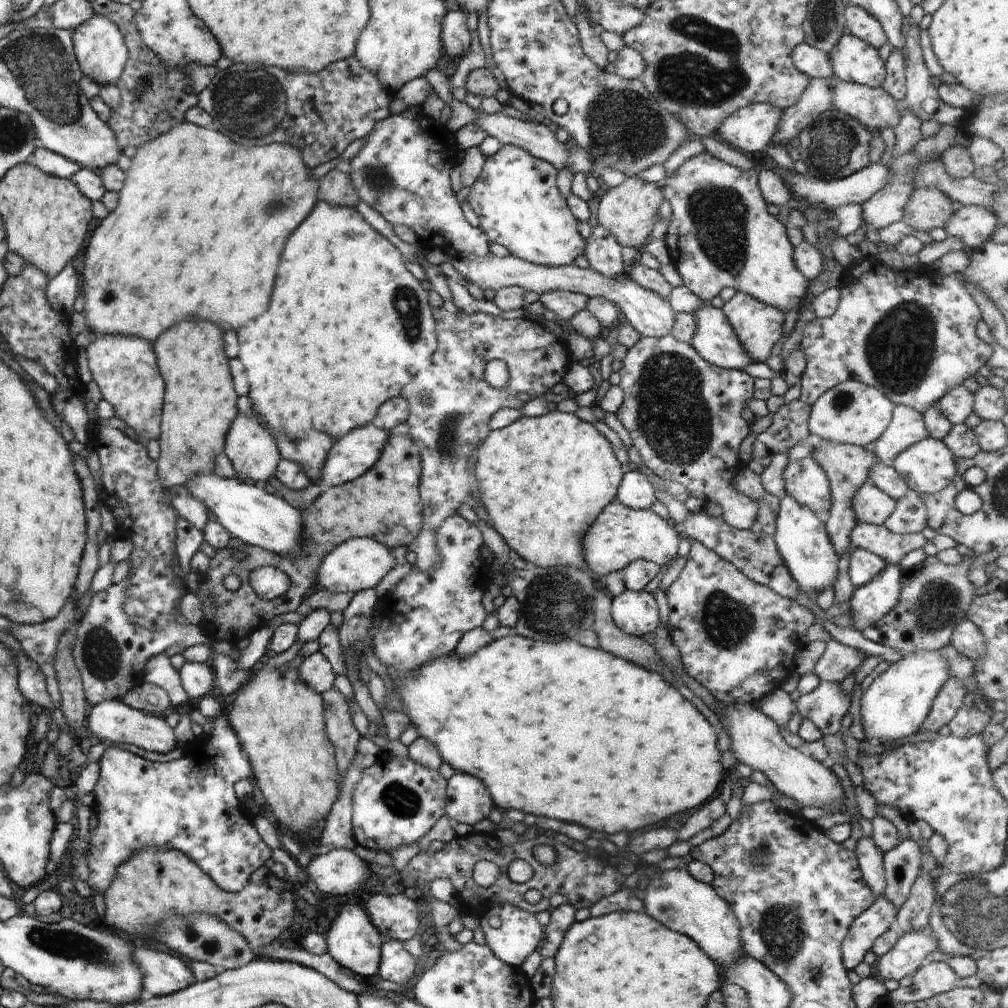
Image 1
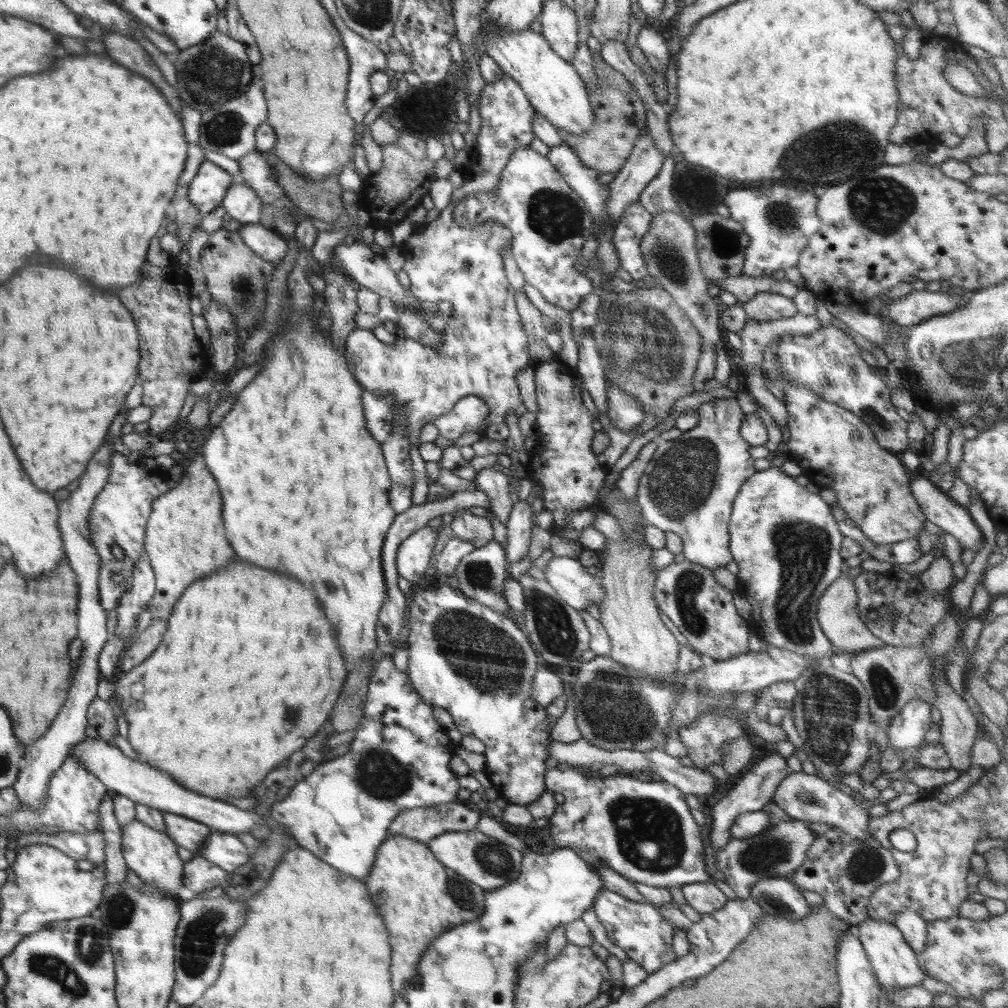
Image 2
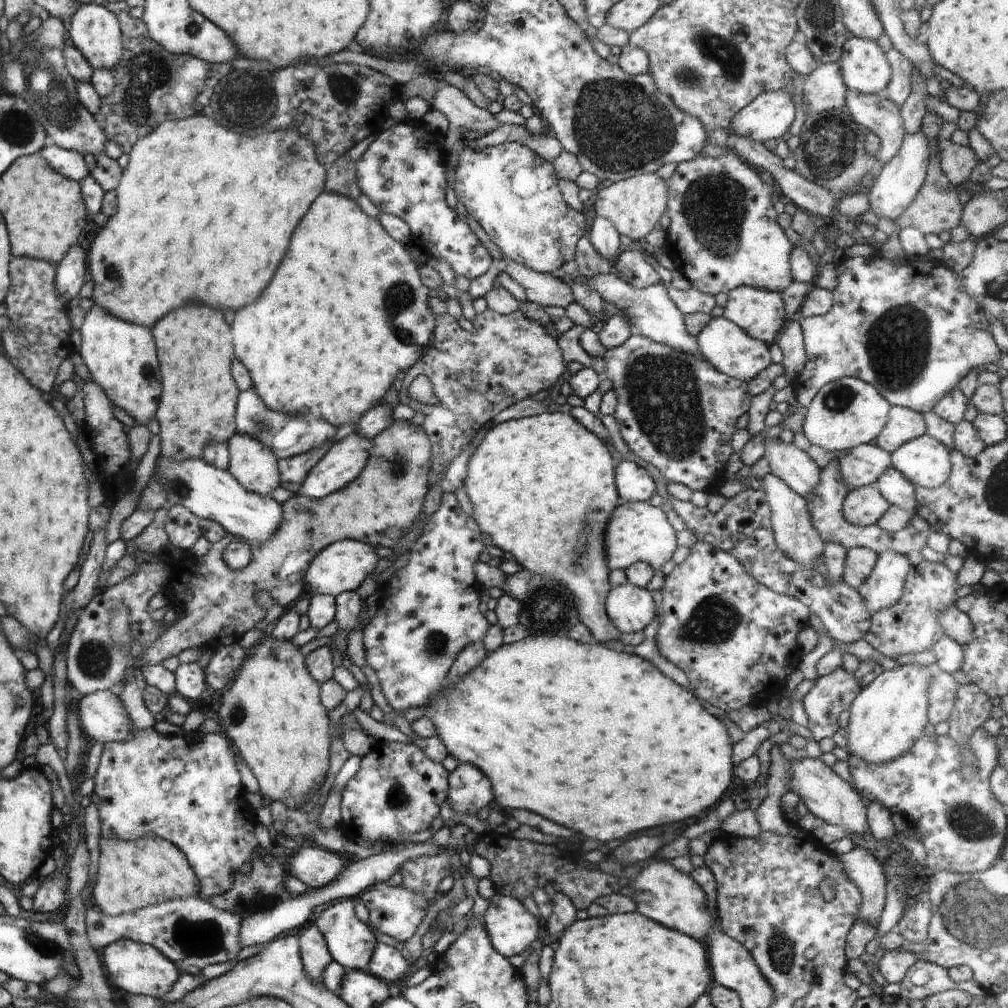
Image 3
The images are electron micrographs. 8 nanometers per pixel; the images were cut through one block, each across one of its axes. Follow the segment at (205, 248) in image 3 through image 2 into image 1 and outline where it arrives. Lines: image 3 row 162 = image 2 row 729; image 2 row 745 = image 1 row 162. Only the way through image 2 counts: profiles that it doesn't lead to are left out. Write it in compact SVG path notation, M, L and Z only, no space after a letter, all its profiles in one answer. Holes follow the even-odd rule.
M186 121L170 128L166 134L161 134L149 143L137 146L136 154L131 158L130 168L125 172L126 178L119 192L118 206L101 220L91 238L91 244L87 247L84 270L80 275L81 294L85 298L85 306L81 313L85 317L86 326L94 334L137 336L154 344L158 340L158 334L162 334L168 326L180 320L188 320L188 316L216 322L222 330L236 330L238 326L248 324L254 316L264 314L276 280L276 268L282 256L284 242L296 230L296 226L312 212L316 204L319 180L314 178L312 171L304 164L301 151L296 150L290 143L286 144L283 139L276 144L250 148L232 142L216 130L206 130Z

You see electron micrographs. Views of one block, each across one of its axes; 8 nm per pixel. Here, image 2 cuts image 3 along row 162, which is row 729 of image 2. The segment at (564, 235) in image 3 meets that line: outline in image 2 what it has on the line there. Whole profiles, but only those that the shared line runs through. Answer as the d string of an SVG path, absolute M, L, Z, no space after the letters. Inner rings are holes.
M439 579L438 585L428 585L425 589L413 591L412 598L408 601L408 616L405 618L405 624L410 625L410 636L408 636L408 677L415 692L425 701L434 707L444 708L450 716L452 716L455 727L463 735L472 735L479 738L481 750L486 757L486 767L483 770L488 780L492 783L492 788L498 792L500 796L507 799L509 804L519 804L526 806L534 800L544 796L546 791L544 773L546 773L545 762L548 760L547 748L551 741L551 728L547 719L547 712L542 706L536 704L536 700L532 698L532 681L536 669L542 663L540 658L534 654L532 646L527 638L527 634L523 629L519 628L514 622L514 615L504 615L501 612L496 612L494 609L488 608L484 604L480 604L477 600L472 600L466 596L458 588L450 587Z

